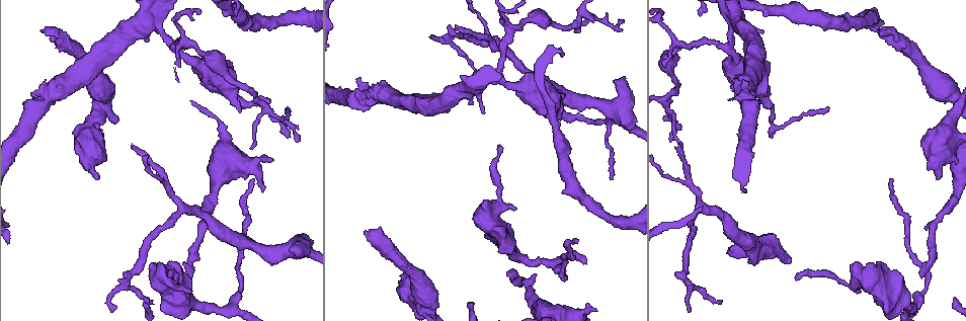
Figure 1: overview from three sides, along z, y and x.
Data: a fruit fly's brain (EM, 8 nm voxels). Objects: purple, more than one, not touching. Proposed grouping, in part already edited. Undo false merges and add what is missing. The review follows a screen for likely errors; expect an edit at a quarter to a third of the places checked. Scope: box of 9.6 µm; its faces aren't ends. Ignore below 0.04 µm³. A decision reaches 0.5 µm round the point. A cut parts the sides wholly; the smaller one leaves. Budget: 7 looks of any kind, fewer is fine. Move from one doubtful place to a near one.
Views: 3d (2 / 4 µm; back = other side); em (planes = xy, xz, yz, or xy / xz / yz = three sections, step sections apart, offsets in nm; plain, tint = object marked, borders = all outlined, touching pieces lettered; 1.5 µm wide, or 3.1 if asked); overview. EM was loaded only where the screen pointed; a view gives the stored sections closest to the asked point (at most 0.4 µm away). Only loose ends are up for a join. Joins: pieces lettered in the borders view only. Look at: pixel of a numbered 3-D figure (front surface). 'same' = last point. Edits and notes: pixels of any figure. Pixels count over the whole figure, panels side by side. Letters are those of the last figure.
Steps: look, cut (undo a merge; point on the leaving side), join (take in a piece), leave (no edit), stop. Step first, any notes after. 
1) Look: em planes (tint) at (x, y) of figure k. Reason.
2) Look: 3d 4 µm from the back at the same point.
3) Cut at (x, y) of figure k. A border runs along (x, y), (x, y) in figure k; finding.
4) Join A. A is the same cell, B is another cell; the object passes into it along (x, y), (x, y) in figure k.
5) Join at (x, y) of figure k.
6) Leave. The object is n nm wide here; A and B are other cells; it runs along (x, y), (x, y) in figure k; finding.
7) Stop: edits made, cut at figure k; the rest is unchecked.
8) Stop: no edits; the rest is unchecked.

Look: em xy step 8 (plain) at (669, 142) of figure 1. Branch stops here.

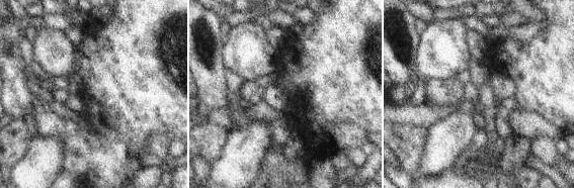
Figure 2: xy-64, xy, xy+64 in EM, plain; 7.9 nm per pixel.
Look: em xy step 8 (borders) at the same point. See the neighbours.

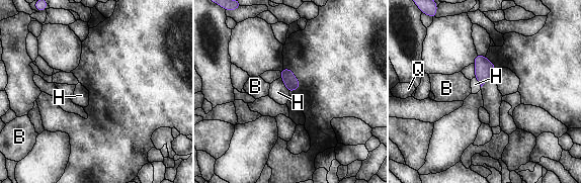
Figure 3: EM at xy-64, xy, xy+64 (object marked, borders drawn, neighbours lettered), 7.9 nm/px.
Leave. The object is 110 nm wide here; B, H and Q are other cells; a border runs along (279, 78), (288, 93) in figure 3; no lettered piece goes on from it.

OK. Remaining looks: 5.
Look: em planes (plain) at (165, 181) of figure 1. Sudden change in width.

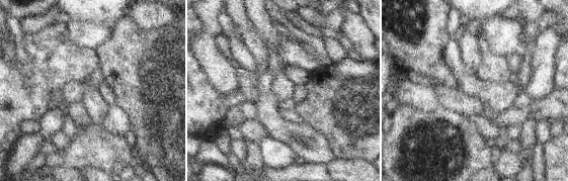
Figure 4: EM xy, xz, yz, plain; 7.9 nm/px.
Look: em planes (borders) at the same point.

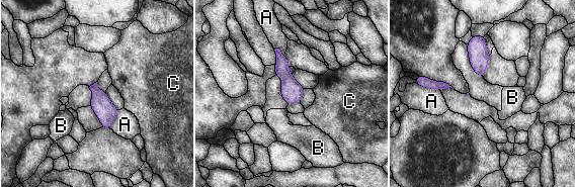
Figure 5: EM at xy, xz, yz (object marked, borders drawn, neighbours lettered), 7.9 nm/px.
Leave. A, B and C are other cells; a border runs along (415, 82), (439, 91) in figure 5; all the same neuron.

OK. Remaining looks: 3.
Look: 3d 4 µm at (173, 47) of figure 1. Branch point.

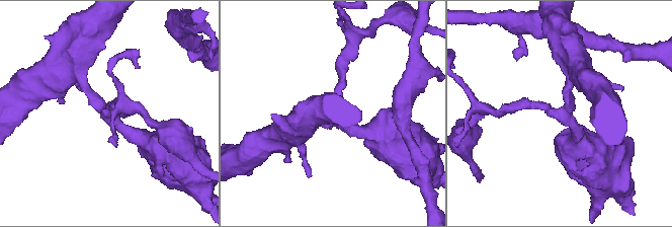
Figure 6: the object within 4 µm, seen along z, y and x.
Look: em planes (borders) at (565, 113) of figure 6. Now the EM.

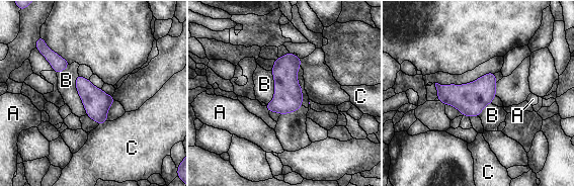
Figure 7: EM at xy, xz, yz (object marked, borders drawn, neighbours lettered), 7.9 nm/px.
Leave. The object is 220 nm wide here; A, B and C are other cells; all the same neuron.

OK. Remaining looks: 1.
Stop: no edits; the rest is unchecked.

